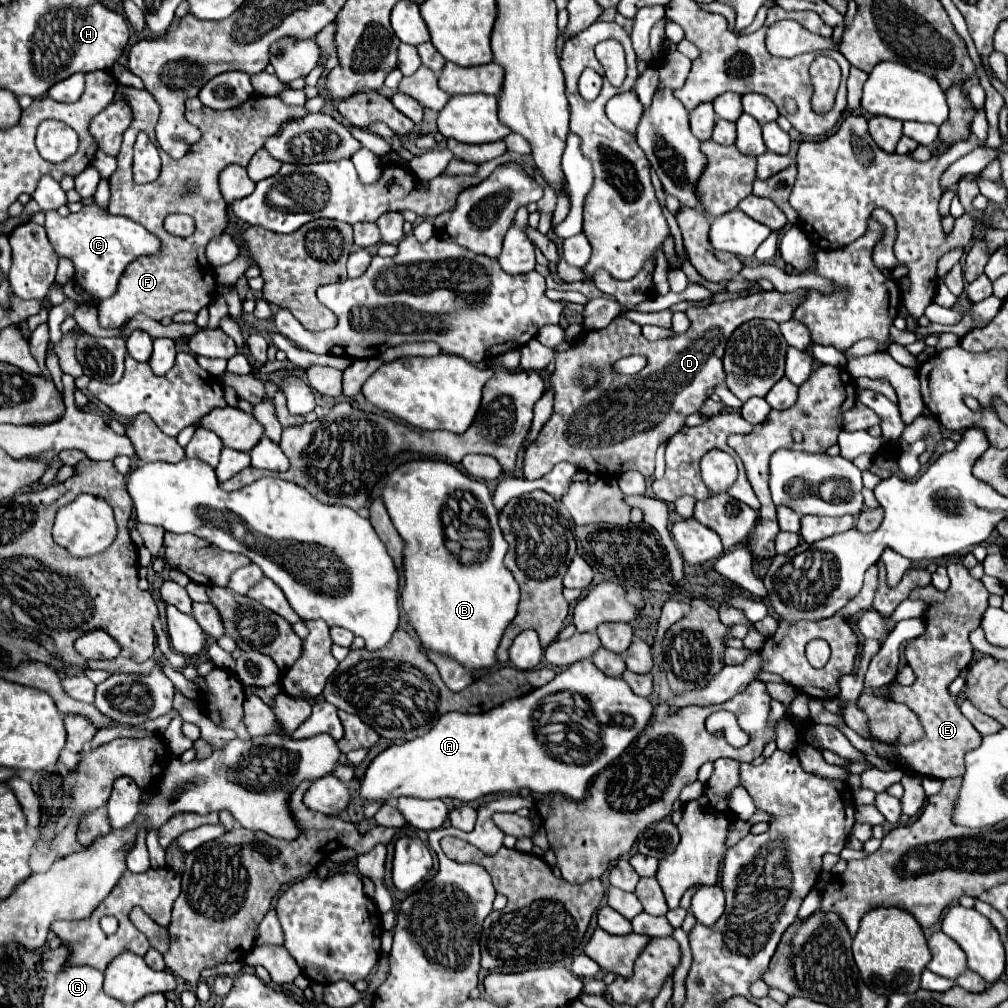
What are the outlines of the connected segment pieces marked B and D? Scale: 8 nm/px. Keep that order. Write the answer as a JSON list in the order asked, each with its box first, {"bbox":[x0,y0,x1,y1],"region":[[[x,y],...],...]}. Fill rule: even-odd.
[{"bbox":[382,461,520,673],"region":[[[410,461],[396,471],[392,471],[384,493],[382,493],[384,505],[388,509],[388,515],[396,527],[396,531],[406,541],[404,549],[404,589],[400,593],[402,609],[408,615],[408,621],[412,629],[416,631],[420,643],[424,649],[436,651],[440,655],[448,655],[456,659],[460,665],[468,667],[472,673],[480,669],[492,669],[496,667],[496,649],[500,645],[502,633],[508,627],[508,623],[516,617],[518,601],[520,601],[520,585],[516,583],[514,575],[504,567],[504,555],[508,551],[508,543],[498,527],[498,511],[492,505],[492,495],[484,481],[472,479],[458,471],[454,465],[444,461]],[[454,491],[470,491],[484,507],[484,513],[490,521],[490,551],[486,559],[477,563],[462,563],[456,555],[450,553],[444,545],[444,526],[440,521],[442,505],[446,503],[448,495]]]},{"bbox":[520,289,806,479],"region":[[[806,289],[792,293],[760,291],[748,297],[712,303],[710,307],[690,307],[686,311],[690,319],[688,331],[658,341],[648,341],[640,325],[622,317],[616,317],[604,329],[588,331],[578,345],[566,351],[554,351],[538,339],[532,339],[520,349],[520,369],[530,371],[544,369],[548,363],[556,365],[550,375],[554,411],[524,453],[524,477],[540,479],[560,461],[568,461],[600,479],[618,479],[626,471],[652,477],[656,449],[684,427],[688,415],[700,413],[708,389],[724,381],[722,355],[732,331],[756,317],[776,323],[790,321],[792,311],[804,295]],[[630,355],[644,355],[646,367],[636,375],[620,375],[614,363]],[[588,369],[598,373],[598,381],[592,387],[584,387],[580,379],[580,373]]]}]

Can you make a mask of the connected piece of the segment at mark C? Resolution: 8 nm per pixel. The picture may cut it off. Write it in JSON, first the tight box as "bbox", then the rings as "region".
{"bbox":[44,205,162,301],"region":[[[86,205],[68,217],[60,217],[58,211],[48,211],[44,227],[54,251],[74,263],[76,285],[96,301],[104,301],[114,295],[120,275],[134,259],[142,255],[158,255],[162,247],[160,239],[140,223],[134,223],[128,217],[104,213],[98,205]]]}

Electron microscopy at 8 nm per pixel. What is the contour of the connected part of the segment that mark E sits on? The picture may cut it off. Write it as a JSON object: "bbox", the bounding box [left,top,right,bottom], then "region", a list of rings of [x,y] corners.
{"bbox":[890,565,988,779],"region":[[[948,565],[948,577],[950,587],[946,591],[938,591],[932,583],[912,591],[910,599],[920,599],[926,603],[922,613],[926,629],[920,637],[908,641],[904,649],[906,661],[916,673],[916,681],[912,687],[890,687],[890,699],[906,703],[920,717],[926,731],[926,737],[912,745],[896,743],[898,753],[904,763],[908,763],[908,771],[936,779],[960,777],[964,773],[964,755],[976,749],[982,739],[956,707],[956,697],[948,695],[946,689],[960,675],[960,671],[972,663],[974,649],[968,637],[980,627],[982,615],[988,609],[988,591],[978,579],[972,579],[968,569],[962,565]]]}

